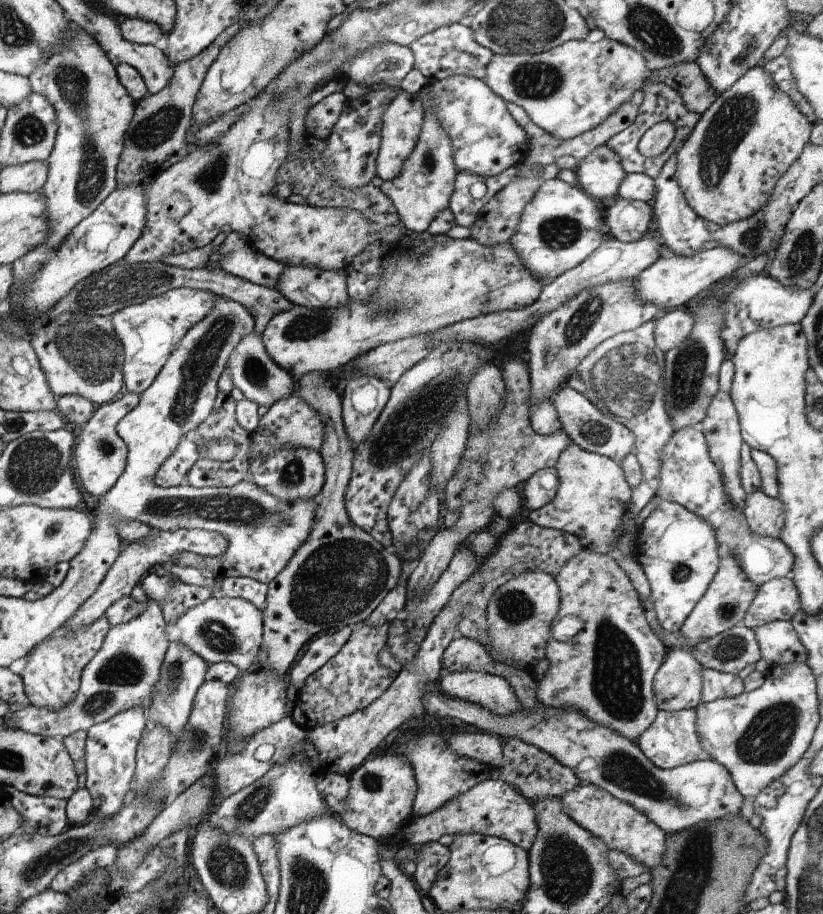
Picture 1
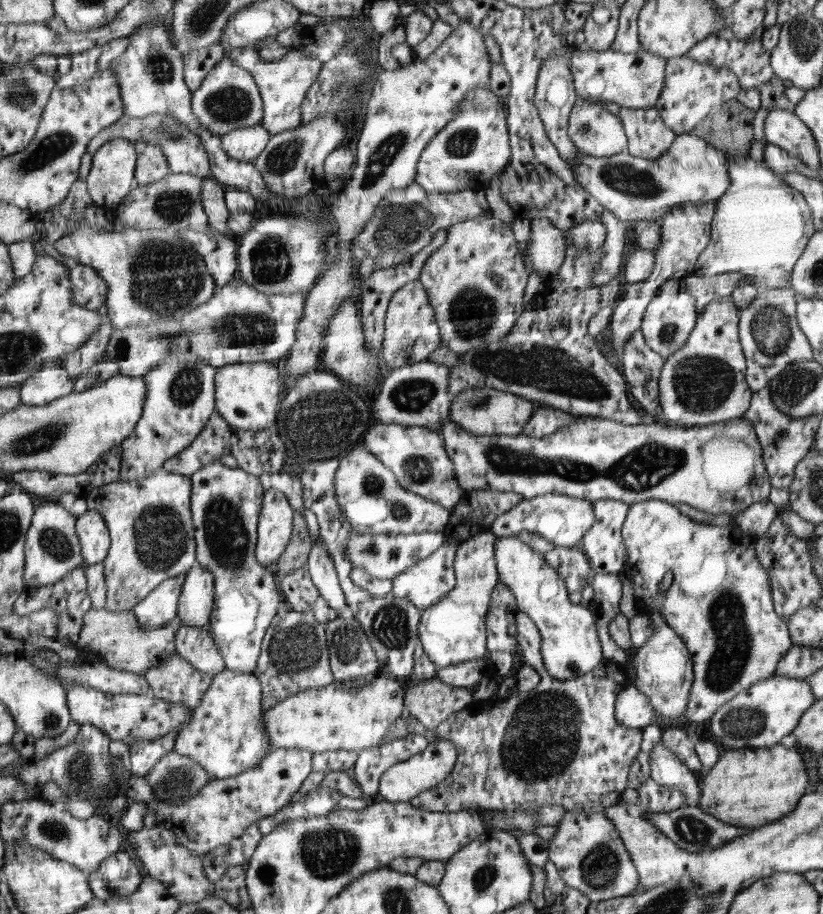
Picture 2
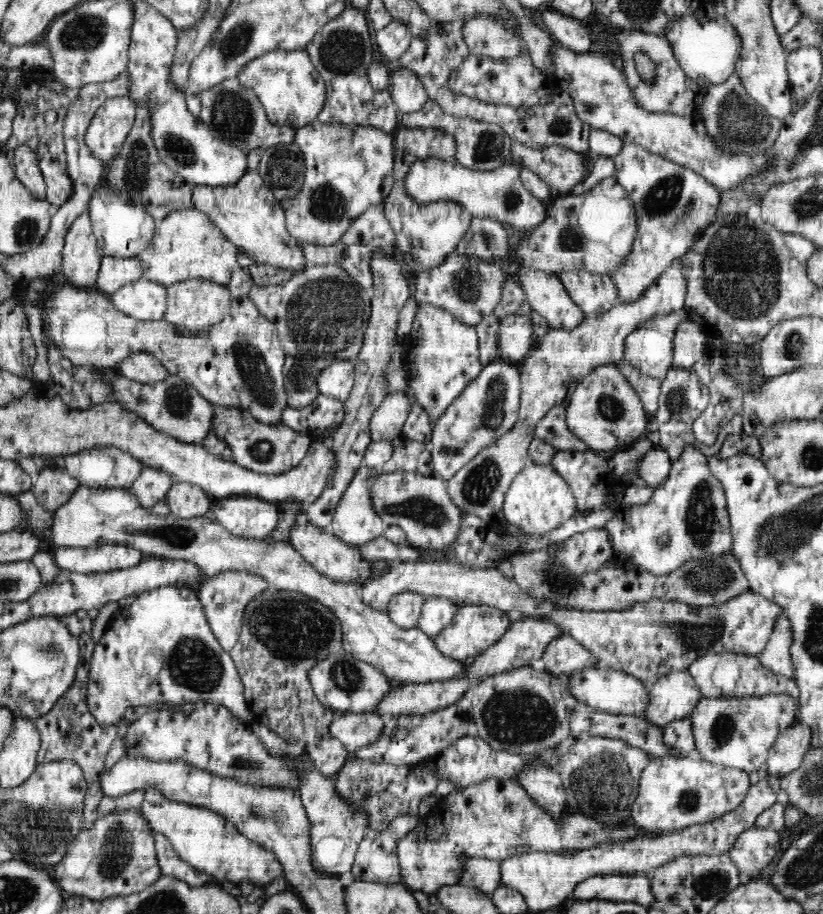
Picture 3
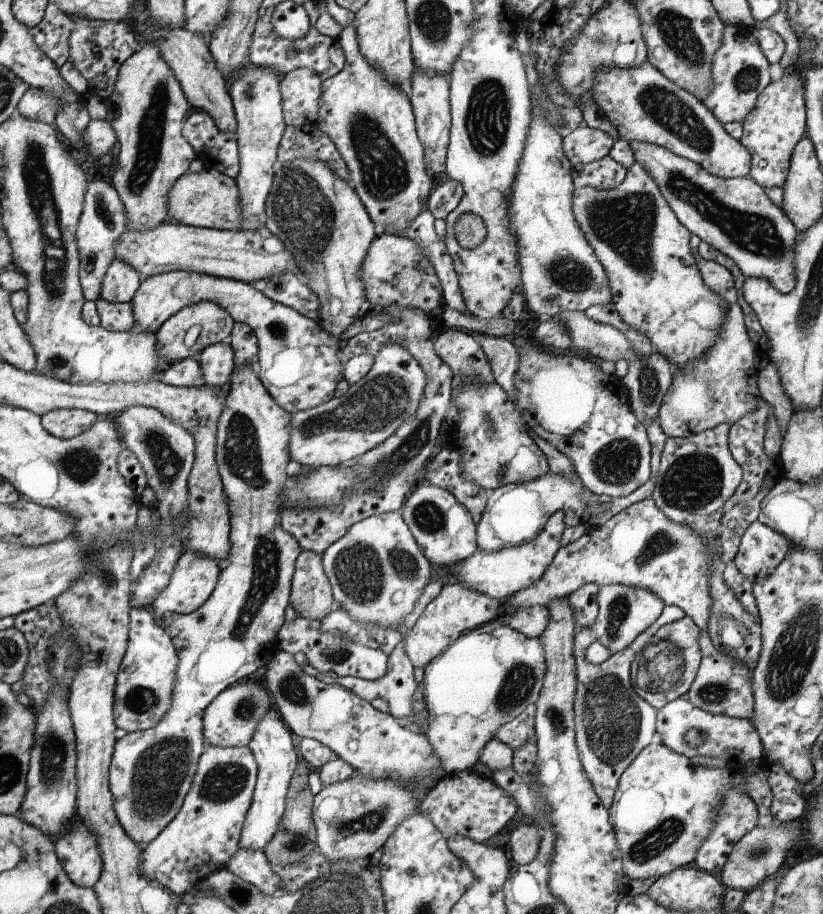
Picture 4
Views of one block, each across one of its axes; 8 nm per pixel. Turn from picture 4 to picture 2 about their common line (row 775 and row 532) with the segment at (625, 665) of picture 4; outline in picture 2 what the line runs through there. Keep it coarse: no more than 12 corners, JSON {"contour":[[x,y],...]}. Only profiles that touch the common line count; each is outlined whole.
{"contour":[[593,503],[594,526],[582,539],[593,574],[625,571],[622,536],[630,506]]}

